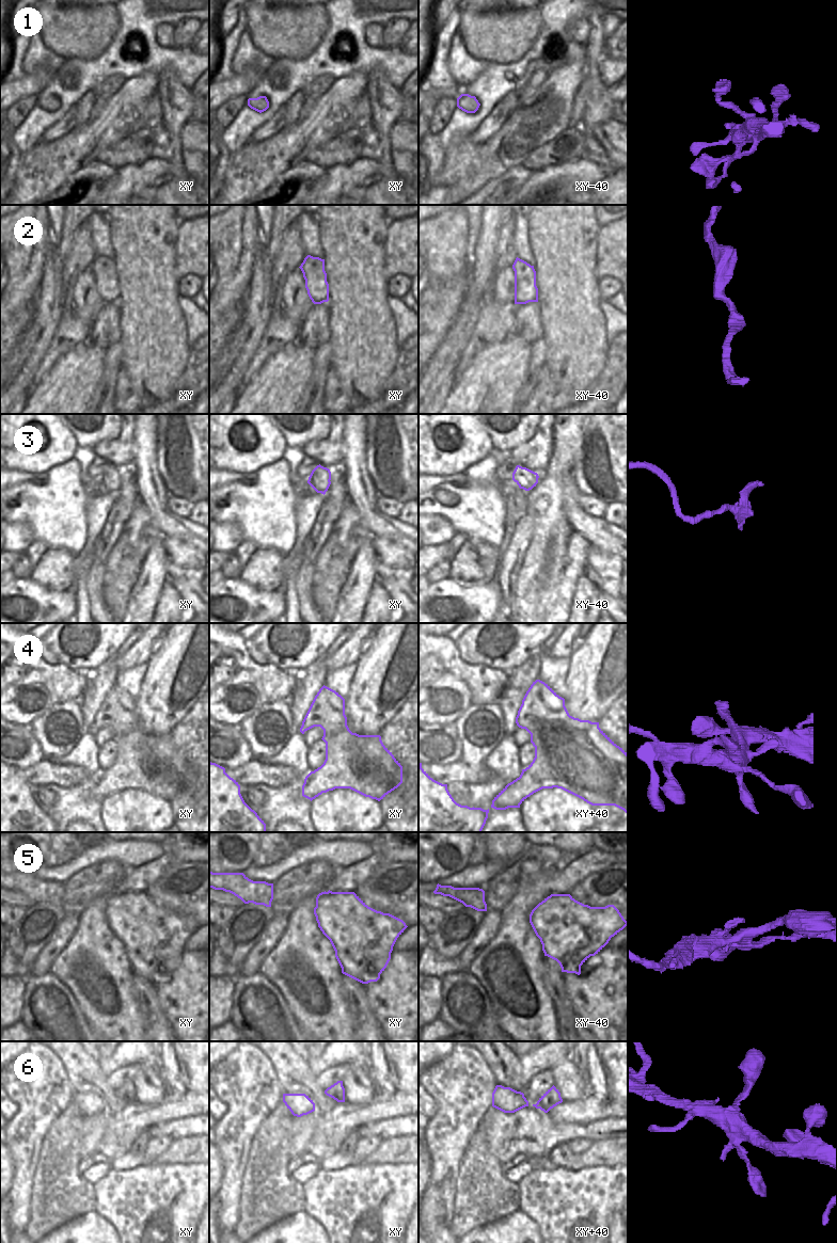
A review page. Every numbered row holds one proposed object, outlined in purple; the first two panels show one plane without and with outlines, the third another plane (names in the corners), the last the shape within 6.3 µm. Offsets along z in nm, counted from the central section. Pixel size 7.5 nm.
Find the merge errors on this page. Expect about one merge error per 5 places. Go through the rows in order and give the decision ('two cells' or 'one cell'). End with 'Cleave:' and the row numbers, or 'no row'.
1: one cell
2: one cell
3: two cells
4: one cell
5: two cells
6: one cell
Cleave: 3, 5

